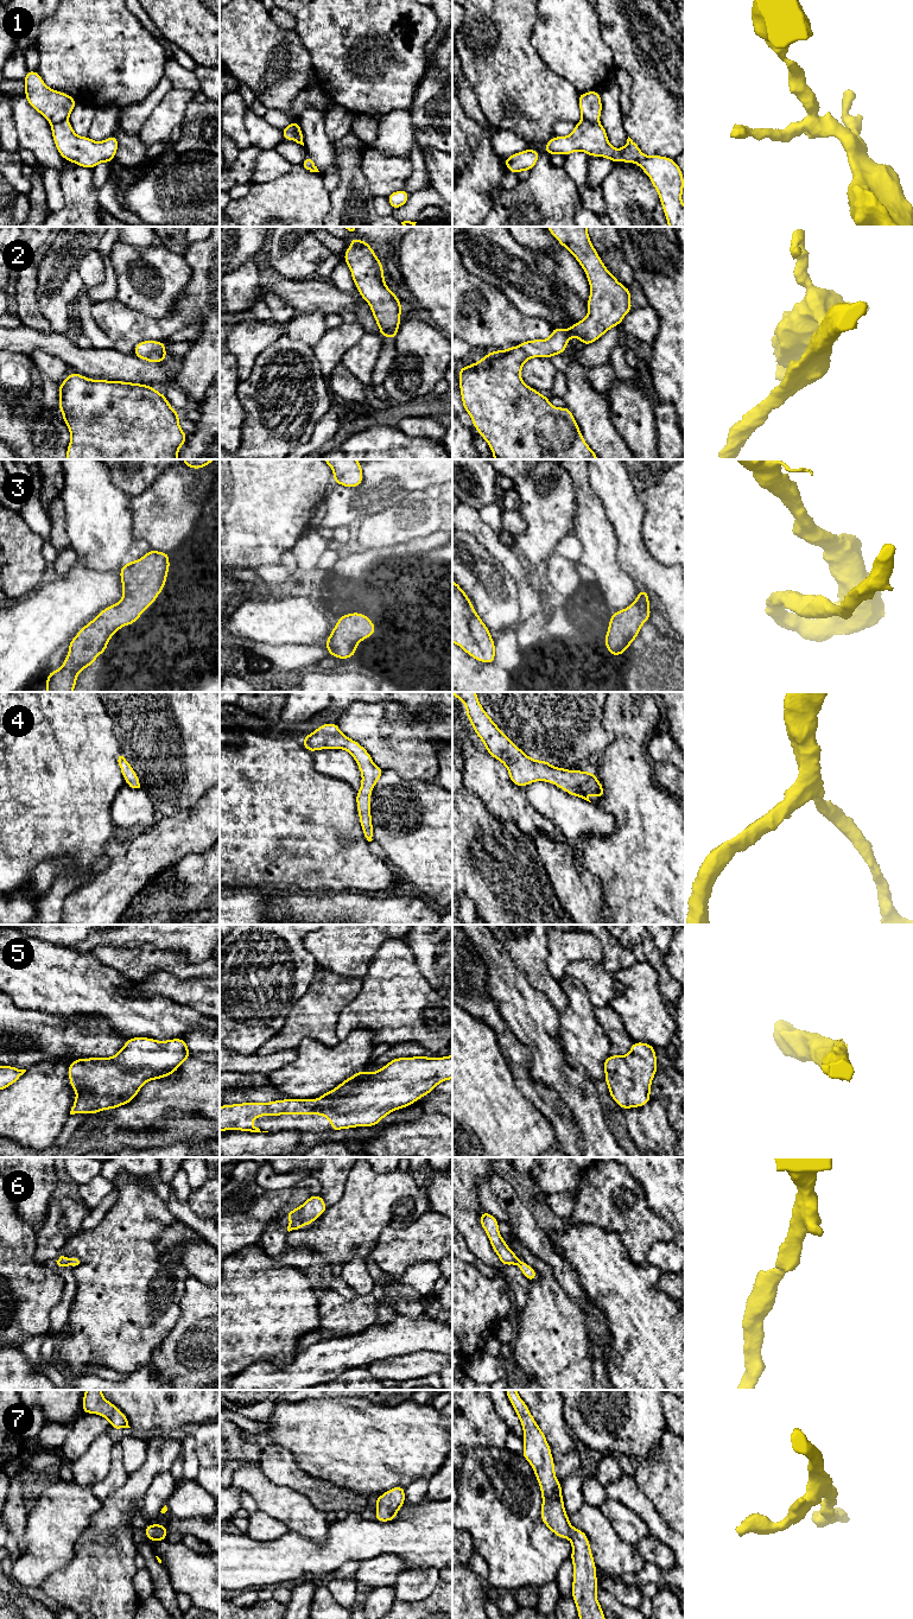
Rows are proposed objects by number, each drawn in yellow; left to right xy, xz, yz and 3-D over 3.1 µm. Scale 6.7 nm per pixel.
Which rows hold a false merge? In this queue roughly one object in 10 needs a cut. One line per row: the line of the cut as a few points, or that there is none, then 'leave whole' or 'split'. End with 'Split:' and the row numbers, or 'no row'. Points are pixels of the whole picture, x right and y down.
1: cut in xy along (67, 119), (51, 125); split
2: no cut; leave whole
3: no cut; leave whole
4: no cut; leave whole
5: no cut; leave whole
6: no cut; leave whole
7: no cut; leave whole
Split: 1

